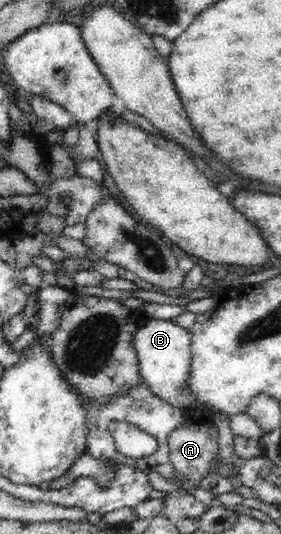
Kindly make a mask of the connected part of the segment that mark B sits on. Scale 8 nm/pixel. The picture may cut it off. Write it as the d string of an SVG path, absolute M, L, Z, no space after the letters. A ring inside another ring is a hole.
M149 320L133 336L133 347L138 357L139 382L144 383L156 396L178 408L196 408L197 398L187 391L187 378L192 358L191 333L180 328L174 320Z

